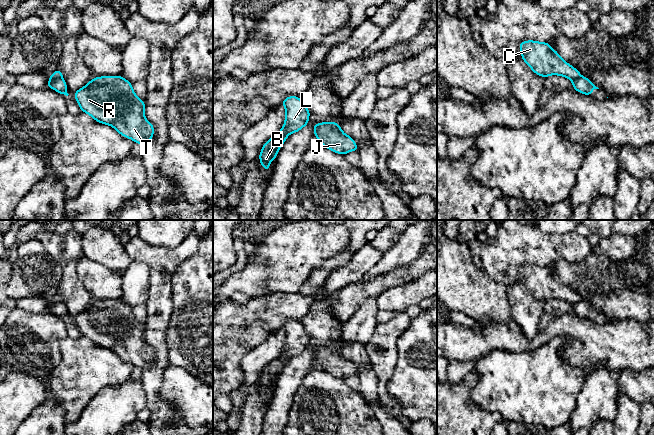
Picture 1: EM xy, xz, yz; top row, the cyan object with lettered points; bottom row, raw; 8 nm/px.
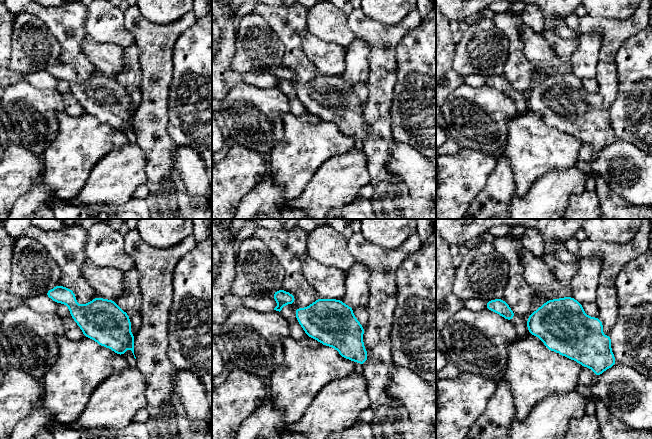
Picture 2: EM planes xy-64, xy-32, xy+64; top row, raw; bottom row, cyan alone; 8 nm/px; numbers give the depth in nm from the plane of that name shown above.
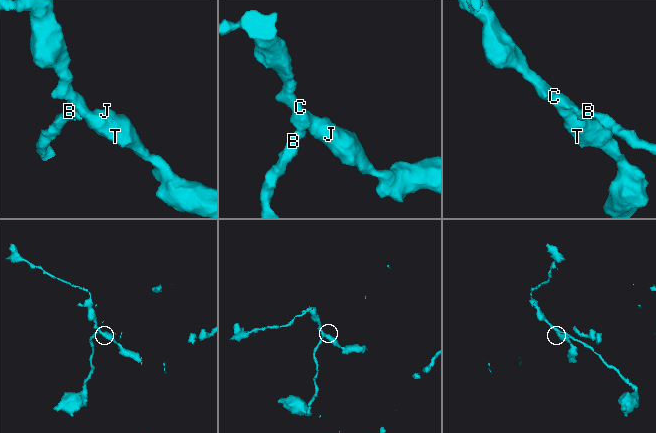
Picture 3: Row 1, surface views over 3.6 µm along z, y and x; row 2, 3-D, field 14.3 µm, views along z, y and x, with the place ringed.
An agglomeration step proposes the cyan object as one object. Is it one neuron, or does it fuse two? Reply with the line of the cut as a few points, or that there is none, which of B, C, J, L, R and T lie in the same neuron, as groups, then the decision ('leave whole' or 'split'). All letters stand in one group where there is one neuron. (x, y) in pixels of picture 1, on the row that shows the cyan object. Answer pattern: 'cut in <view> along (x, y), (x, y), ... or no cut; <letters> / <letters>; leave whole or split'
cut in xy along (50, 76), (62, 78); B / C J L R T; split

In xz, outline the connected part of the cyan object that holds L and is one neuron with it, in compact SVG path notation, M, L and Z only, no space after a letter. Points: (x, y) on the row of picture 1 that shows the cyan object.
M288 96L281 104L285 107L285 120L278 134L296 133L309 123L310 111L300 97Z

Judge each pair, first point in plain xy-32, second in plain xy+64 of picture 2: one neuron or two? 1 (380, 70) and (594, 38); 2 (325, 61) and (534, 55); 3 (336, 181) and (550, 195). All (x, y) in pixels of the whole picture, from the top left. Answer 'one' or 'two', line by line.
1: two
2: one
3: one

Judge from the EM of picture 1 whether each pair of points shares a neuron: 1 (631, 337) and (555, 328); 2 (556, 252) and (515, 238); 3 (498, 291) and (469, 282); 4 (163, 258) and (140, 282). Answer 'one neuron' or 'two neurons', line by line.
1: one neuron
2: one neuron
3: one neuron
4: two neurons

